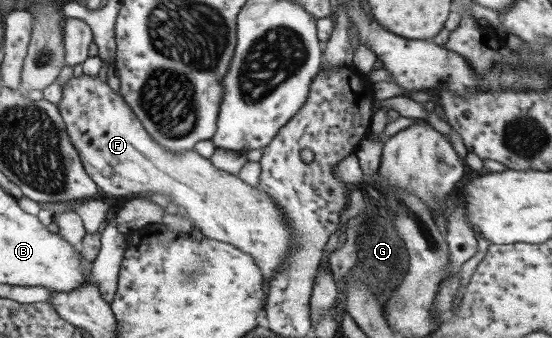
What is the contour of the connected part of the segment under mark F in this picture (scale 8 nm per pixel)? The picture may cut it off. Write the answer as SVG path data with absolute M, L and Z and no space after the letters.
M85 74L81 77L72 77L63 86L63 95L58 108L66 121L66 129L83 158L86 172L95 183L98 183L102 191L115 197L128 198L152 193L170 195L172 203L185 209L186 217L191 220L194 227L200 229L204 237L230 243L254 257L261 268L268 297L270 284L278 275L278 269L282 269L288 262L290 249L296 247L294 244L296 241L294 229L287 225L284 211L267 190L260 185L251 187L237 175L219 169L210 158L206 159L195 150L177 153L155 141L123 94L111 89L111 85L107 85L101 77L89 77Z

